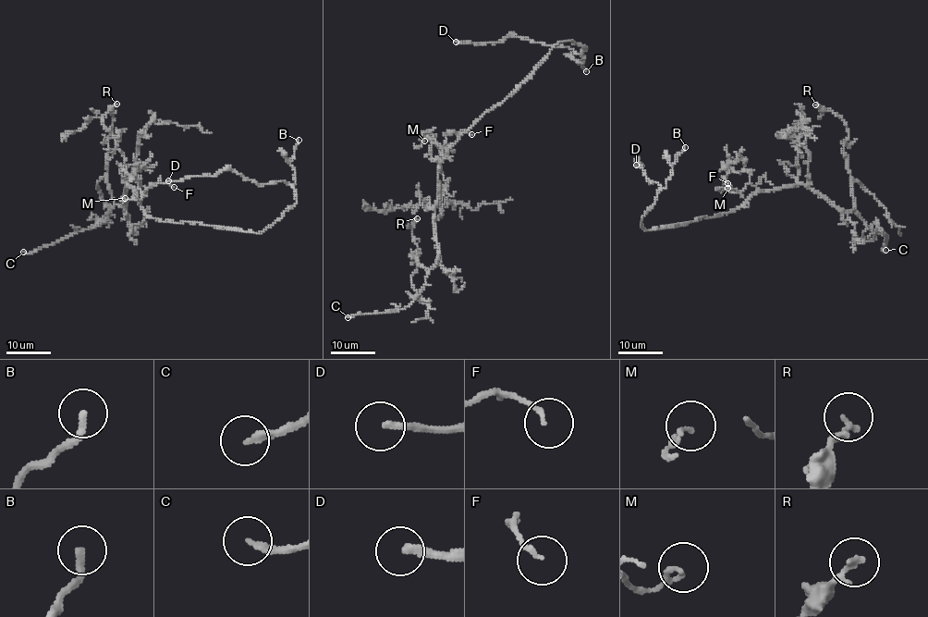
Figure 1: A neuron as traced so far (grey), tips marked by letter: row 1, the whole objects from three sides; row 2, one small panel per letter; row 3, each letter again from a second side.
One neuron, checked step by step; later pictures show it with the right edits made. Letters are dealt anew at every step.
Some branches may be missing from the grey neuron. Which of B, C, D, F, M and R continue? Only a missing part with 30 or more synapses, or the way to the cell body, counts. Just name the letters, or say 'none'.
B, C, D

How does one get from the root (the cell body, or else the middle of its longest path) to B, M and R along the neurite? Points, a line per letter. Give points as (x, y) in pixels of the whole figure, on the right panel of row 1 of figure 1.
B: (710, 216), (645, 230), (641, 226), (642, 215), (654, 204), (656, 193), (672, 174), (676, 156), (685, 147)
M: (710, 216), (732, 213), (744, 205), (758, 190), (750, 184), (737, 192), (717, 189), (724, 191), (727, 188)
R: (710, 216), (732, 213), (759, 191), (797, 184), (853, 209), (843, 151), (847, 125), (815, 104)

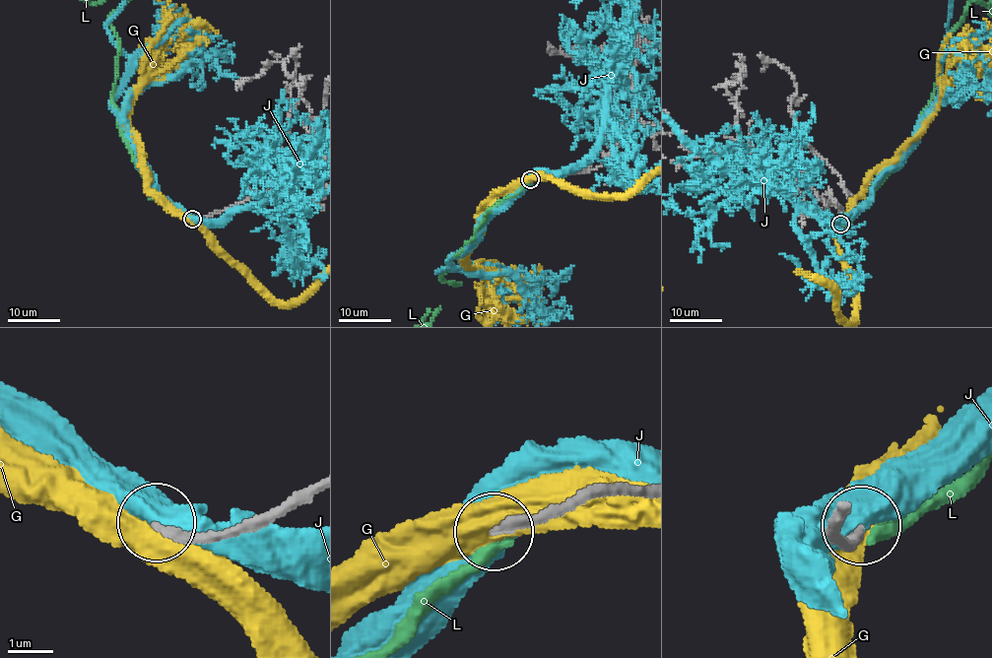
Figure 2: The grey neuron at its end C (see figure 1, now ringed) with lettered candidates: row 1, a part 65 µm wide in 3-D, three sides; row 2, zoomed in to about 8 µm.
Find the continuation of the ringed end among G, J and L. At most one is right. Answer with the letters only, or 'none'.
none

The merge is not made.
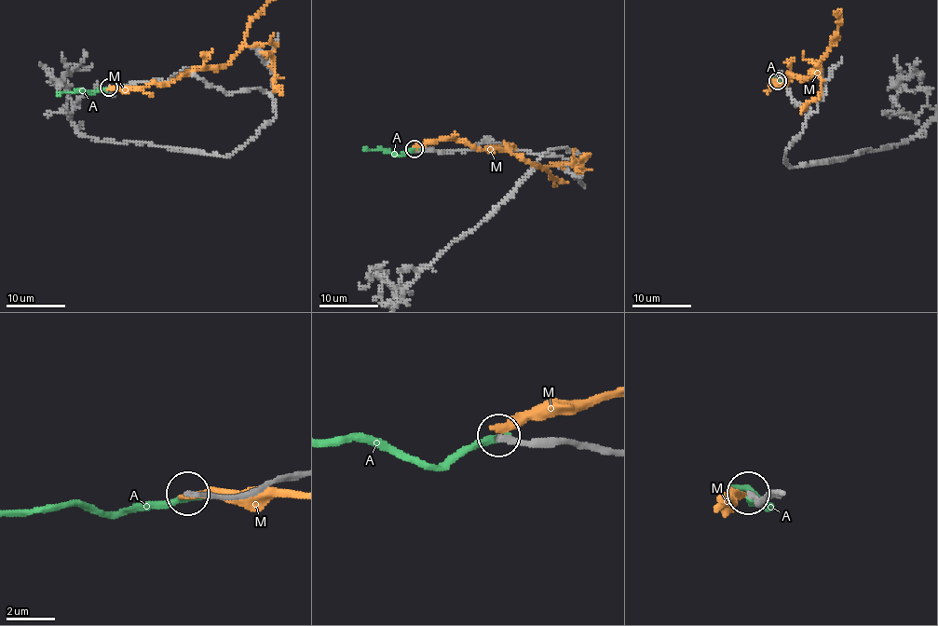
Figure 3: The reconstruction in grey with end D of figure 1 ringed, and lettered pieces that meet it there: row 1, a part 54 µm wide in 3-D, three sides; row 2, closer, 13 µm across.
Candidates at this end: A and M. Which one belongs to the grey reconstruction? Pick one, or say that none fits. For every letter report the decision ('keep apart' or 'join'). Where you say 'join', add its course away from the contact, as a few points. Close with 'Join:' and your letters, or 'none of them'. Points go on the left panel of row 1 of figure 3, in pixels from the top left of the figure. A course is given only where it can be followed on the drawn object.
A: keep apart
M: keep apart
Join: none of them

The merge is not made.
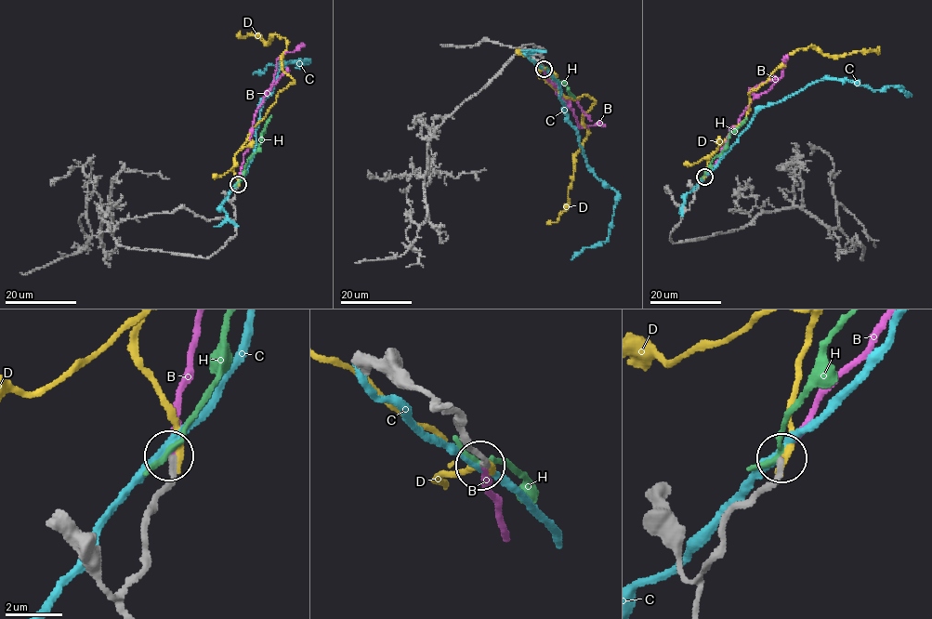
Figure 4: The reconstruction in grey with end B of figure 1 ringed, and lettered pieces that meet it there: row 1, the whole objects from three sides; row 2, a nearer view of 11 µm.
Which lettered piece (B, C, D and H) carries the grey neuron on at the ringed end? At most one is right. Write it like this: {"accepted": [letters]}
{"accepted": ["B"]}

